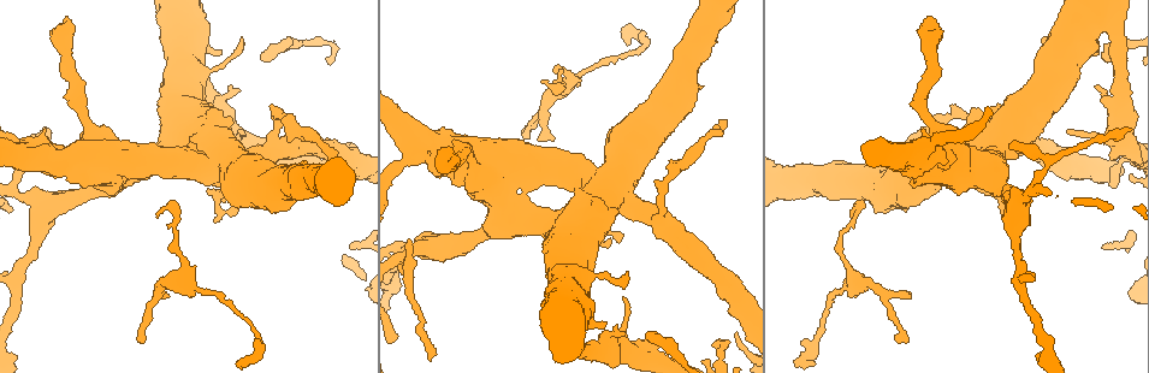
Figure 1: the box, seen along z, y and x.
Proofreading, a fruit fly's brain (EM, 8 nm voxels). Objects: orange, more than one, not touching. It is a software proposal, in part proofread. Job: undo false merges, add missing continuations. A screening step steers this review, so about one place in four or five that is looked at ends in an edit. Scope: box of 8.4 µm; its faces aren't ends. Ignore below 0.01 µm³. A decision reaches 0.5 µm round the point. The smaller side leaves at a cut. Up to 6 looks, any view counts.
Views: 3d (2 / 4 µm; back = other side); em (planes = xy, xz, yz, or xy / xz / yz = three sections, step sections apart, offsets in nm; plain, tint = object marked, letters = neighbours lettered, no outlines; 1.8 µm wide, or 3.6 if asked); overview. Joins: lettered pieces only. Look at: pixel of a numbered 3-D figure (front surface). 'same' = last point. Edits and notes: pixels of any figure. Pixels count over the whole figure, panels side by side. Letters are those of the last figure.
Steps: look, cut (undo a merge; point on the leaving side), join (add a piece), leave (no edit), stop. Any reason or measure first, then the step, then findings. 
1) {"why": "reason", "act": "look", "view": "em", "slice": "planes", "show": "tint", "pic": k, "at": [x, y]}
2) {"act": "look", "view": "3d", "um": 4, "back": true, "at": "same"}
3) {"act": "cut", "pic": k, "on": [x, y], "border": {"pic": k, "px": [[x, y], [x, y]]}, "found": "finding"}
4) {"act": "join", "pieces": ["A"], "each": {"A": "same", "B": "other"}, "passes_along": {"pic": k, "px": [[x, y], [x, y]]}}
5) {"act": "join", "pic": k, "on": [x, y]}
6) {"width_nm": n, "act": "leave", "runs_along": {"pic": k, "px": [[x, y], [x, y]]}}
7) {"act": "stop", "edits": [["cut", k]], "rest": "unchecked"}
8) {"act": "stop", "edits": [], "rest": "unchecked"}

{"why": "branch stops here", "act": "look", "view": "em", "slice": "planes", "show": "tint", "pic": 1, "at": [555, 139]}

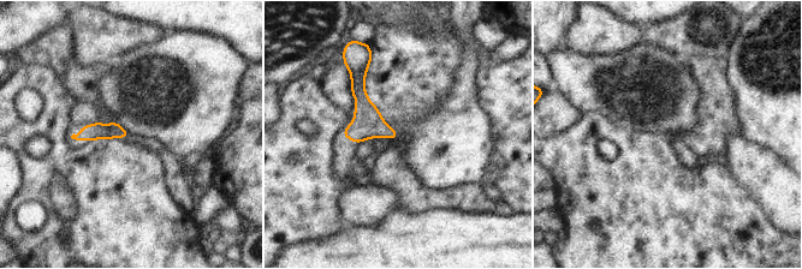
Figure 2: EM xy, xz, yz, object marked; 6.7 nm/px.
{"act": "look", "view": "em", "slice": "planes", "show": "letters", "at": "same"}

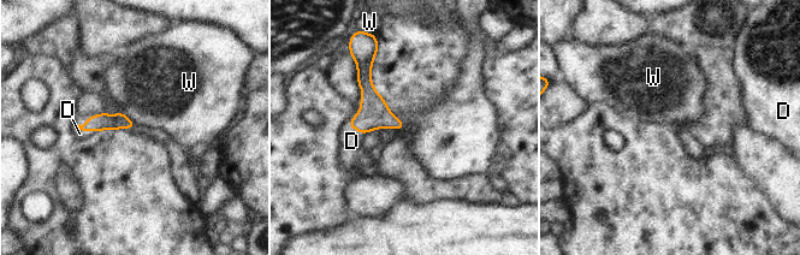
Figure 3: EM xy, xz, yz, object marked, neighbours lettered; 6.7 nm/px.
{"width_nm": 110, "act": "join", "pieces": ["D"], "each": {"D": "same", "W": "other"}, "passes_along": {"pic": 3, "px": [[374, 114], [354, 116], [351, 141]]}, "found": "the neuron continues"}

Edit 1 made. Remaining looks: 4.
{"why": "see it whole again", "act": "look", "view": "overview"}

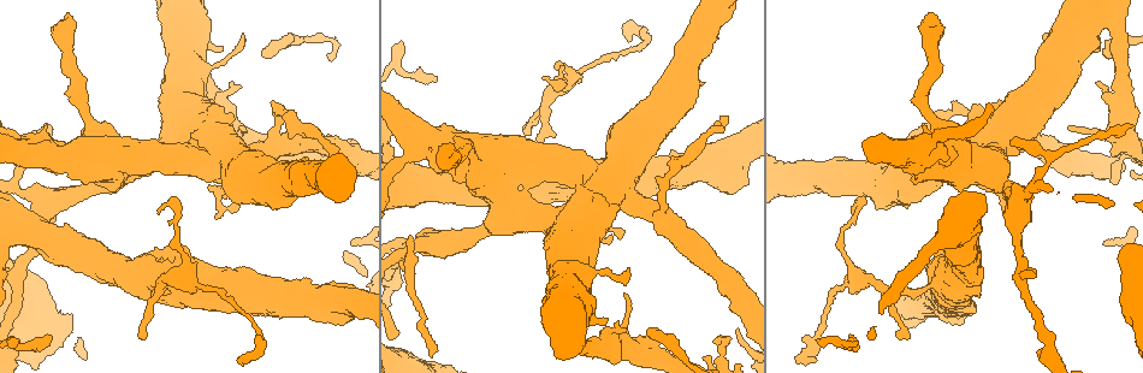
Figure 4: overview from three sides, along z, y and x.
{"why": "long arm stops here", "act": "look", "view": "em", "slice": "yz", "step": 4, "show": "letters", "pic": 4, "at": [727, 116]}

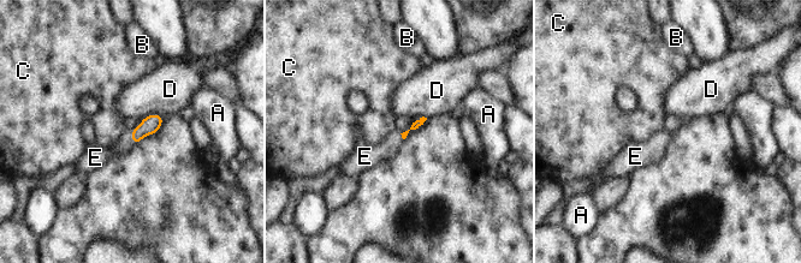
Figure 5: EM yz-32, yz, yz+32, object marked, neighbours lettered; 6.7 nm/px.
{"act": "join", "pieces": ["E"], "each": {"A": "other", "B": "other", "C": "other", "D": "other", "E": "same"}, "passes_along": {"pic": 5, "px": [[152, 124], [132, 138], [100, 156]]}, "found": "the neuron continues"}

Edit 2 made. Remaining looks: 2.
{"act": "stop", "edits": [["join", 3], ["join", 5]], "rest": "unchecked"}

